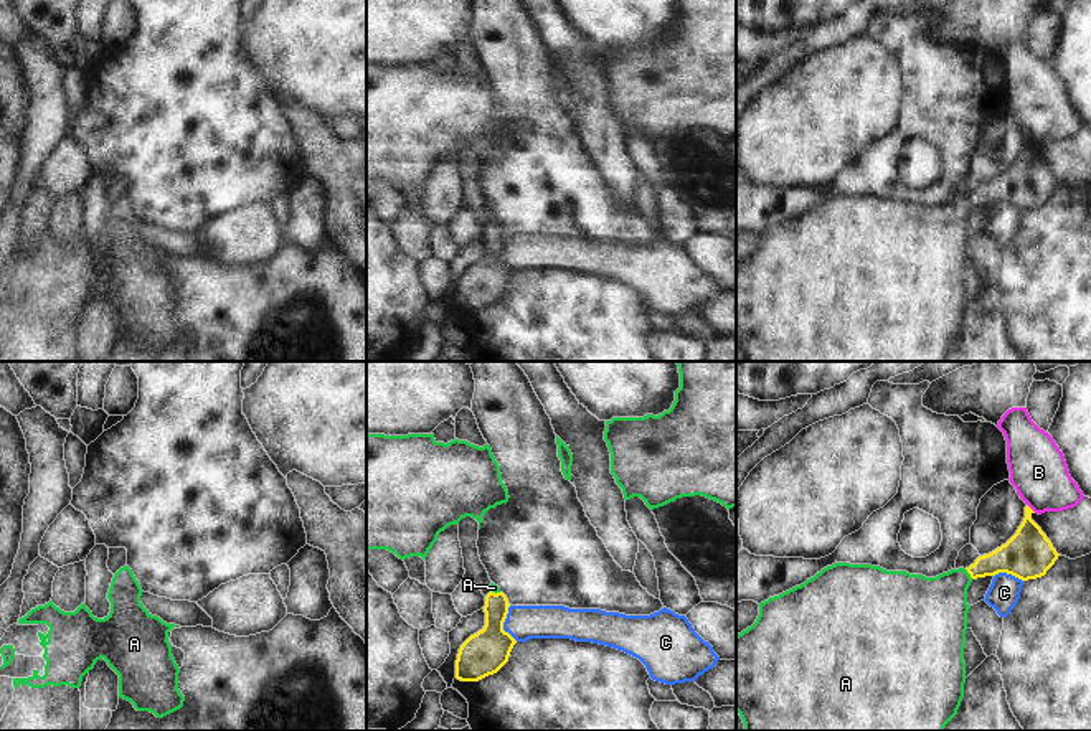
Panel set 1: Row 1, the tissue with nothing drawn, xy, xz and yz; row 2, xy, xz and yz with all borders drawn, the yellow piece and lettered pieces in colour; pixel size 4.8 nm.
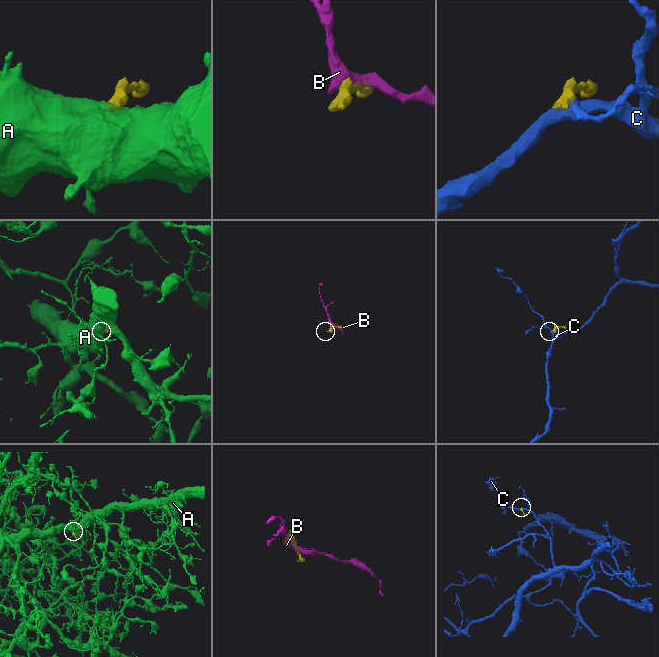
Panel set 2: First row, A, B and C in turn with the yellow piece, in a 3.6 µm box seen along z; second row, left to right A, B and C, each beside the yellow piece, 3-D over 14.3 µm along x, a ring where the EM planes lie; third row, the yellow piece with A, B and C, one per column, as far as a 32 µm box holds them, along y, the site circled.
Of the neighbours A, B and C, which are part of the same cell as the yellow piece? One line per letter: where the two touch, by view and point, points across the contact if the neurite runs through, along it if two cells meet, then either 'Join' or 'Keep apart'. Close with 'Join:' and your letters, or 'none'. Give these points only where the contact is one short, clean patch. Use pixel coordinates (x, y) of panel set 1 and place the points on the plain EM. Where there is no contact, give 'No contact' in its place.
A: Touches yellow at yz (968, 202). Path across: yz (1017, 188), (1005, 188), (968, 202), (948, 221), (935, 241). Join
B: Touches yellow at yz (1030, 139). Keep apart
C: Touches yellow at xz (502, 254). Boundary: xz (509, 236), (504, 259), (517, 271). Keep apart
Join: A.

